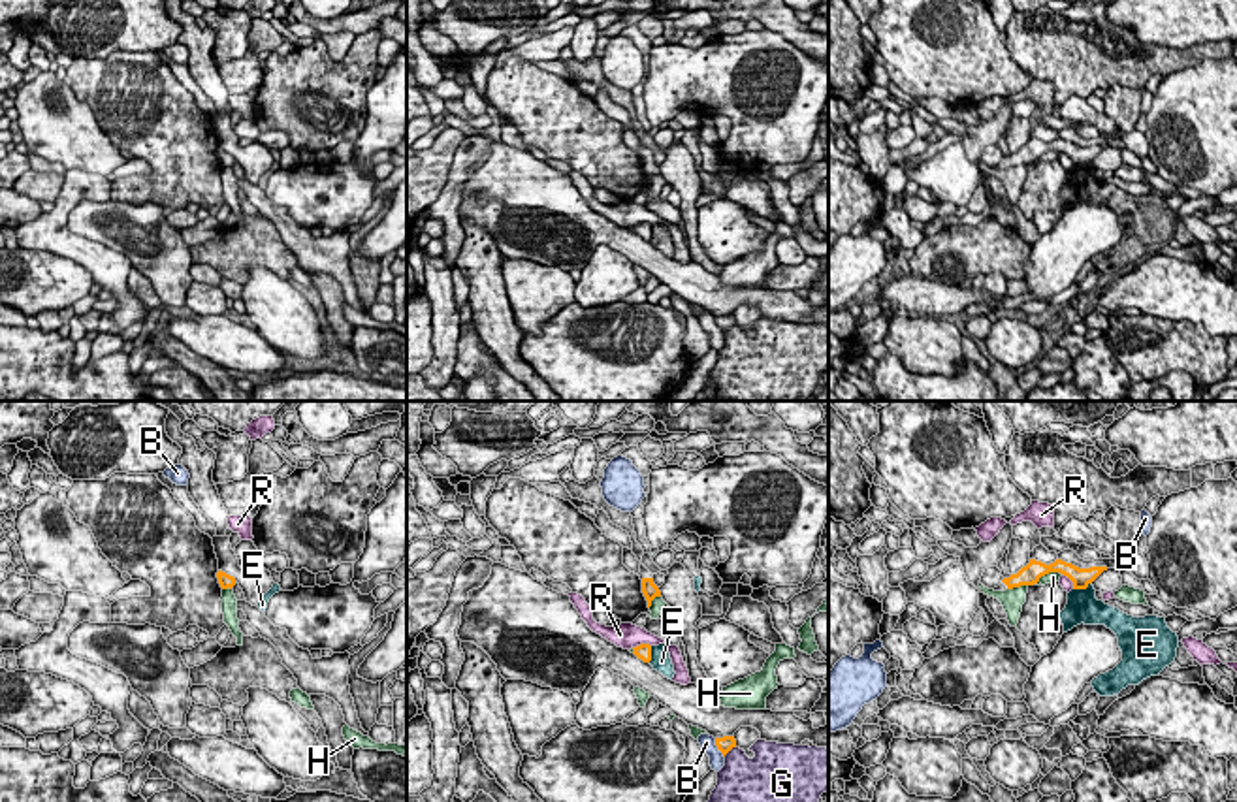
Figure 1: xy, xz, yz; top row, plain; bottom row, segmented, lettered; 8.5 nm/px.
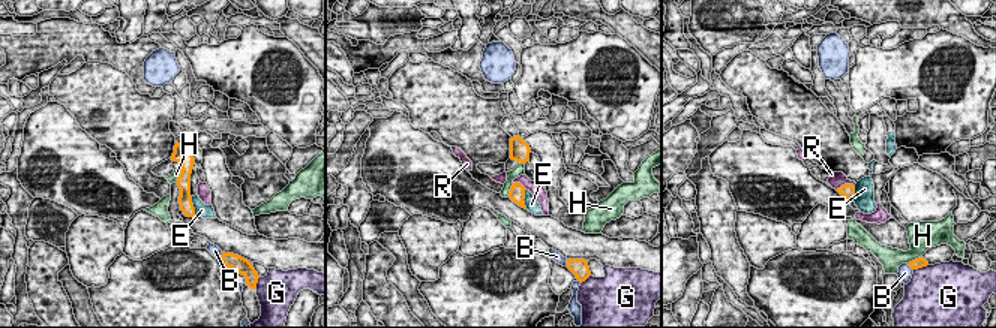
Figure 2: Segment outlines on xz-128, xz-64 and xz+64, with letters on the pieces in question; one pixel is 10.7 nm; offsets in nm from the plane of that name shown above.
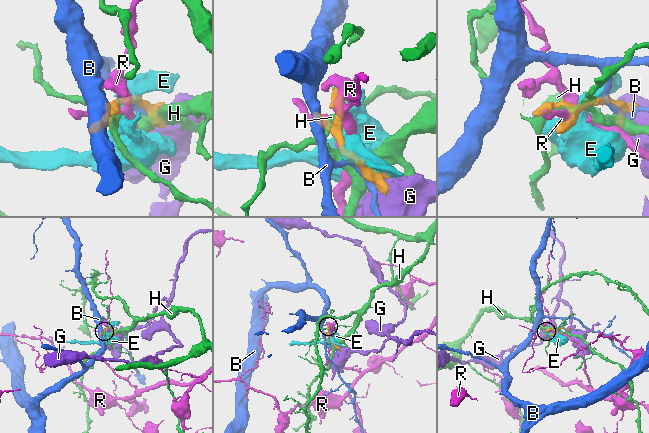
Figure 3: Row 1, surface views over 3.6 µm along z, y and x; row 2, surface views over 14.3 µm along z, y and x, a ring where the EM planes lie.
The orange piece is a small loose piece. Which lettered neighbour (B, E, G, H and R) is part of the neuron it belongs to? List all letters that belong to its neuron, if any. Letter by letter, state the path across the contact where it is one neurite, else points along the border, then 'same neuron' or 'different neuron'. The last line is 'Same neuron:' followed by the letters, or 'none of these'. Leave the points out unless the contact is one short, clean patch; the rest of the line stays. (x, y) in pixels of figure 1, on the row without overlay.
B: different neuron
E: different neuron
G: different neuron
H: different neuron
R: along xz (650, 223), (633, 226) | different neuron
Same neuron: none of these

